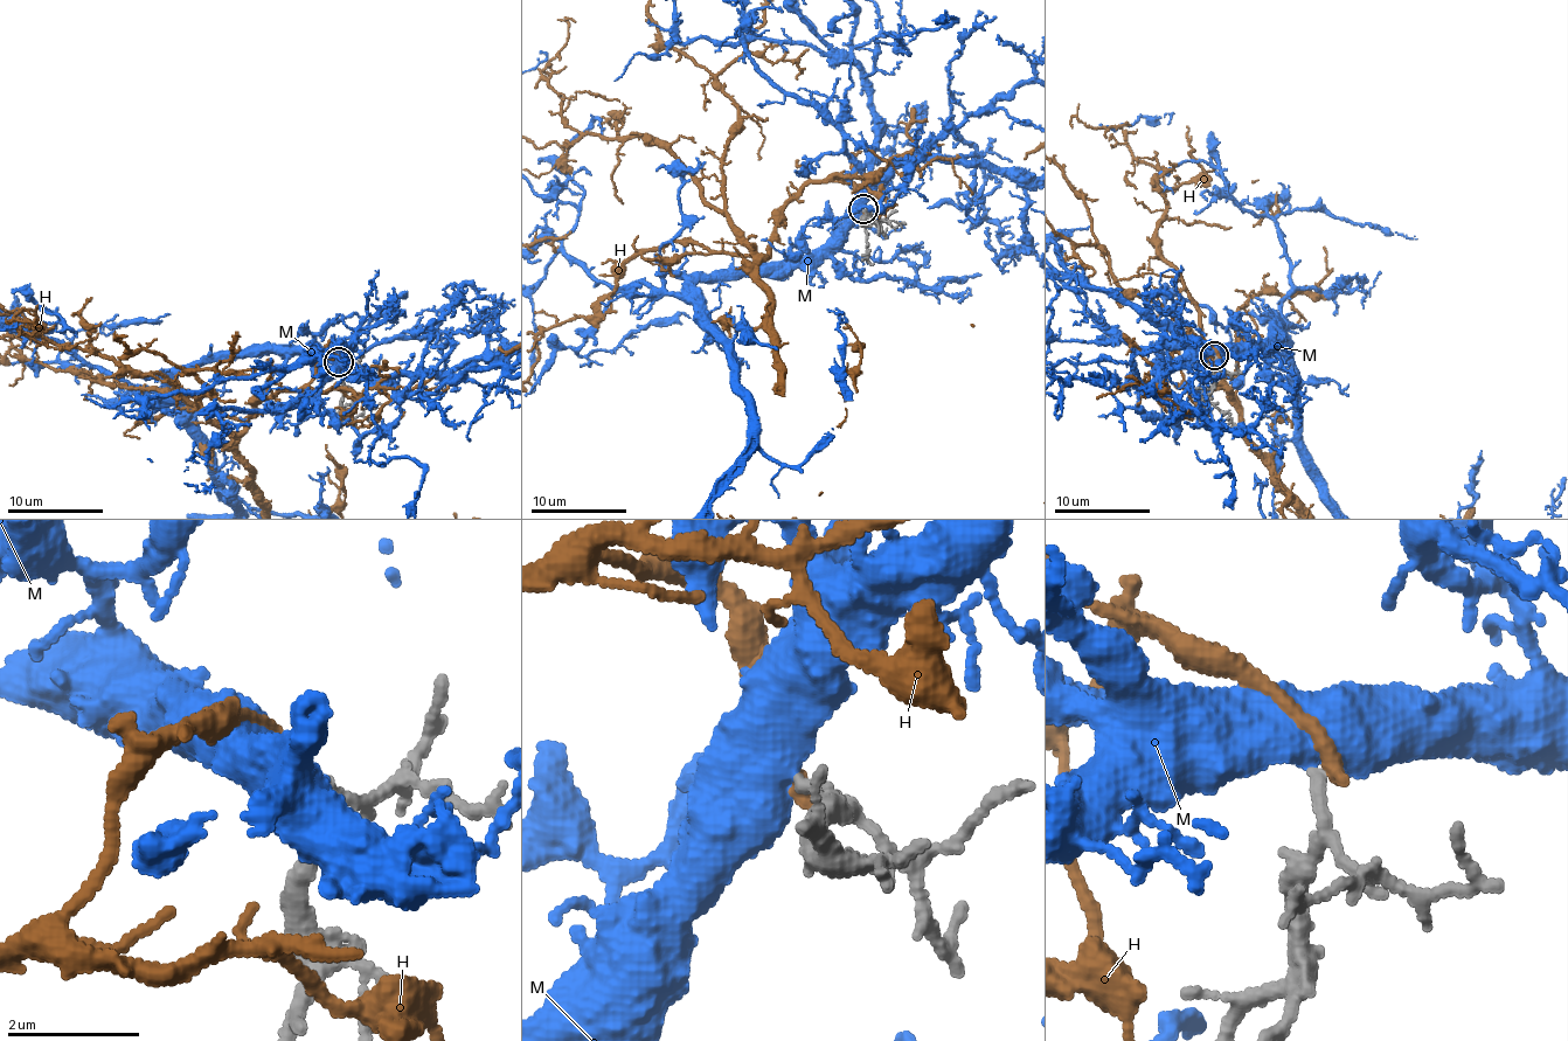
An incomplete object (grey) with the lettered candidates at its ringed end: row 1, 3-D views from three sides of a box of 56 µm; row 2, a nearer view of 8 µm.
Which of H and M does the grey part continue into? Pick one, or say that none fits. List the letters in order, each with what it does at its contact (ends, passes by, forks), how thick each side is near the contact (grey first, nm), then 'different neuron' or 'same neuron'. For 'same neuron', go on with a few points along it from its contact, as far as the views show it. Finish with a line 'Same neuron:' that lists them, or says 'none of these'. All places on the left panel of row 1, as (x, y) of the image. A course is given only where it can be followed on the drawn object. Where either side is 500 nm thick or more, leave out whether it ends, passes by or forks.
H: it ends; calibres 150 and 240 nm; different neuron
M: calibres 190 and 700 nm; same neuron
Same neuron: M

